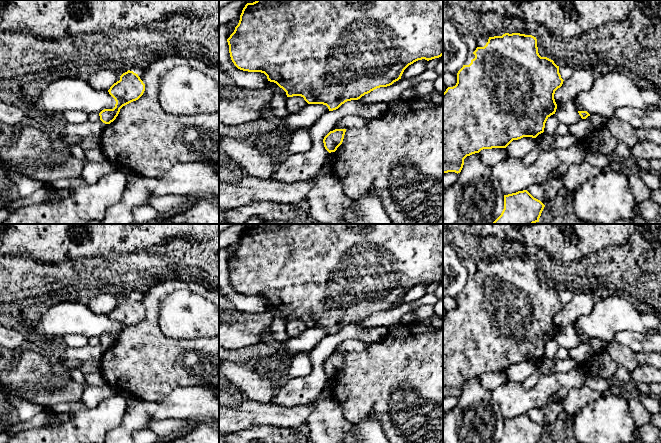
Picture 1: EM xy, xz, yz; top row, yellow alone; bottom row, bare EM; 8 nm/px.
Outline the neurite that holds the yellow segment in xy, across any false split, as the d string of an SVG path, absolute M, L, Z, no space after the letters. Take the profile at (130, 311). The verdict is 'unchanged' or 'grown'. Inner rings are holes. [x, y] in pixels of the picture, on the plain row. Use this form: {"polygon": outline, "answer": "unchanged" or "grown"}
{"polygon": "M128 294L120 300L120 304L114 307L108 314L115 323L116 328L113 333L104 333L99 337L100 344L105 348L110 348L118 340L120 333L138 324L145 315L145 308L138 298Z", "answer": "unchanged"}

